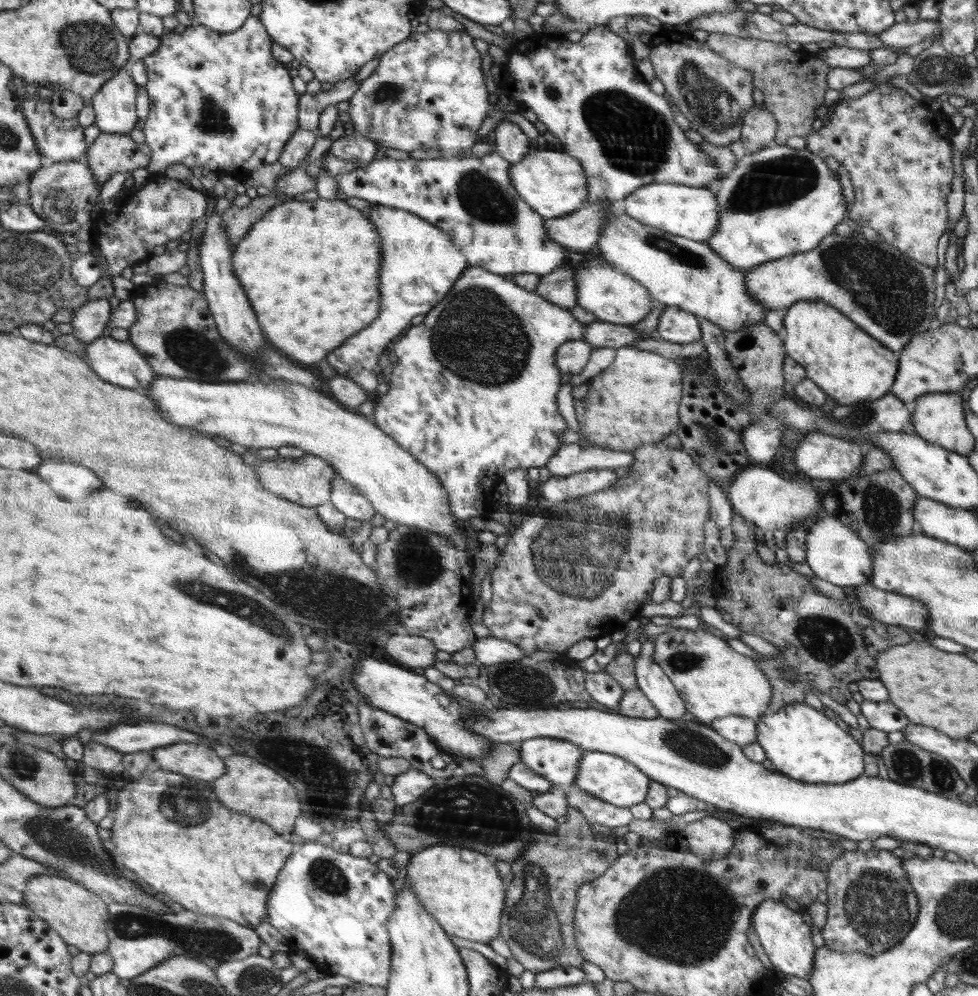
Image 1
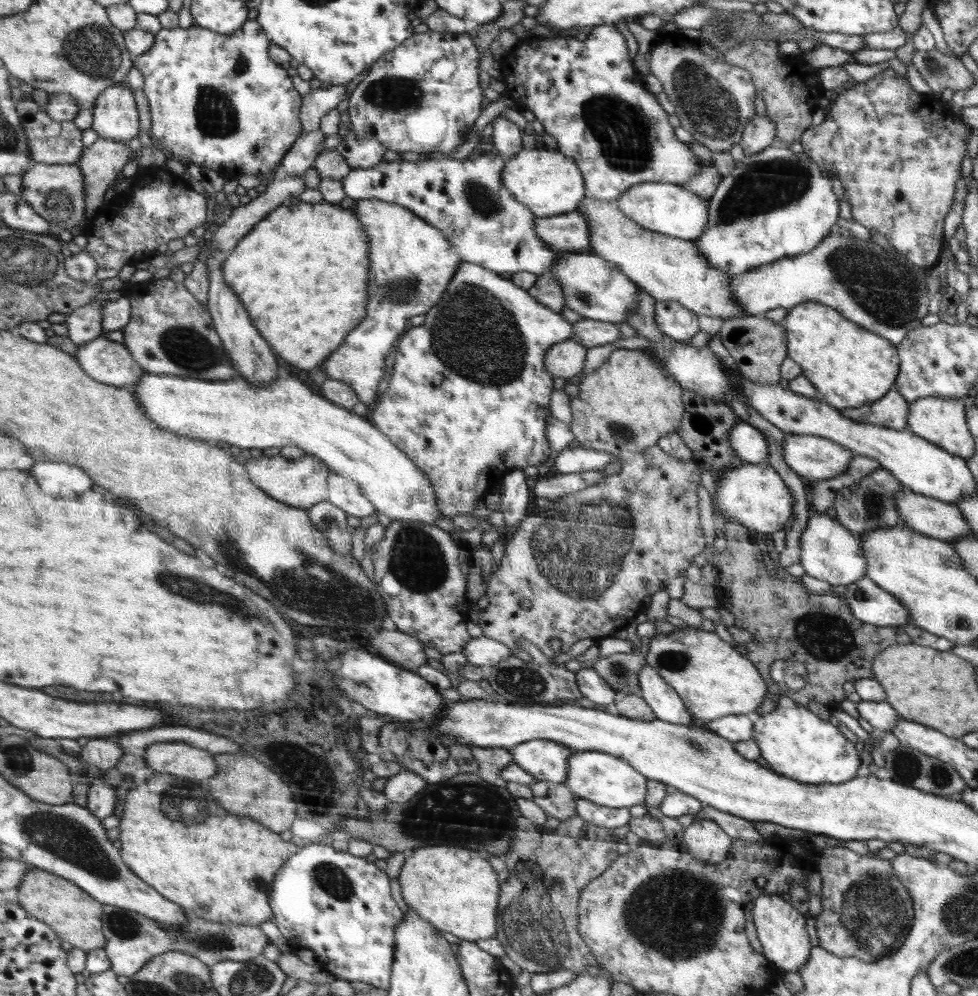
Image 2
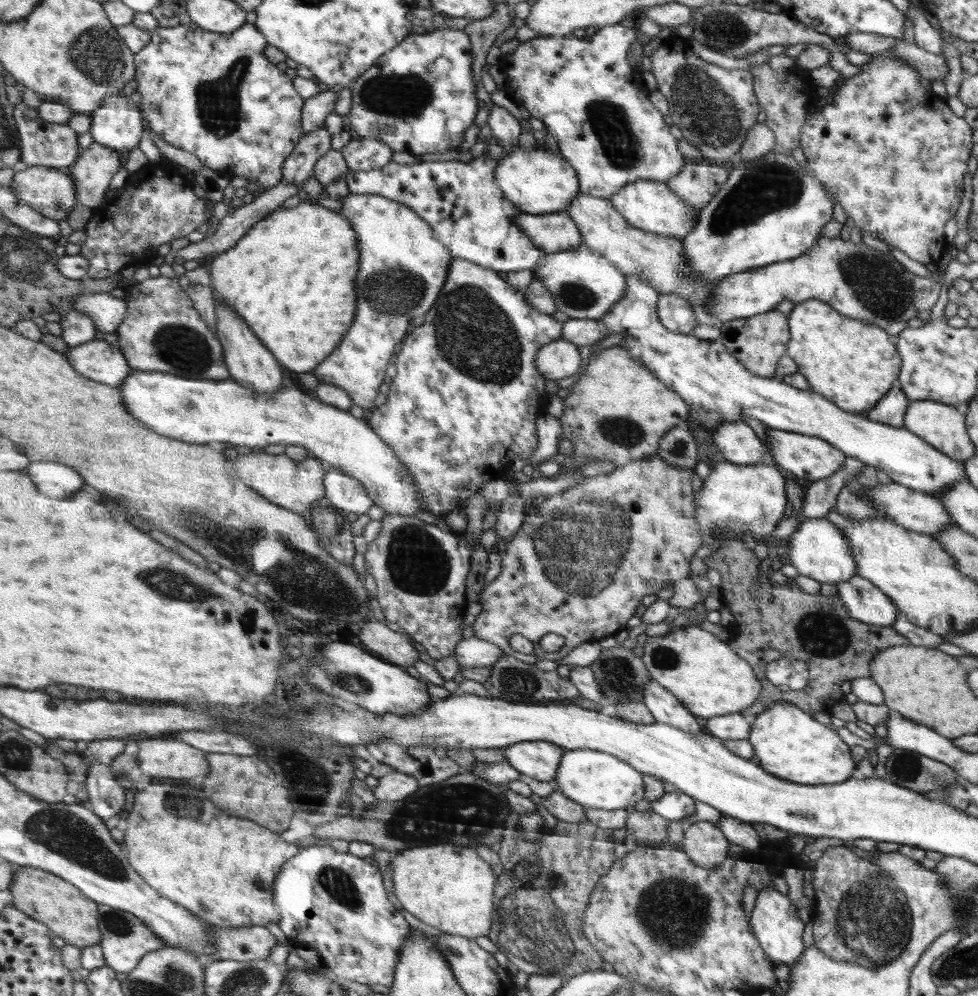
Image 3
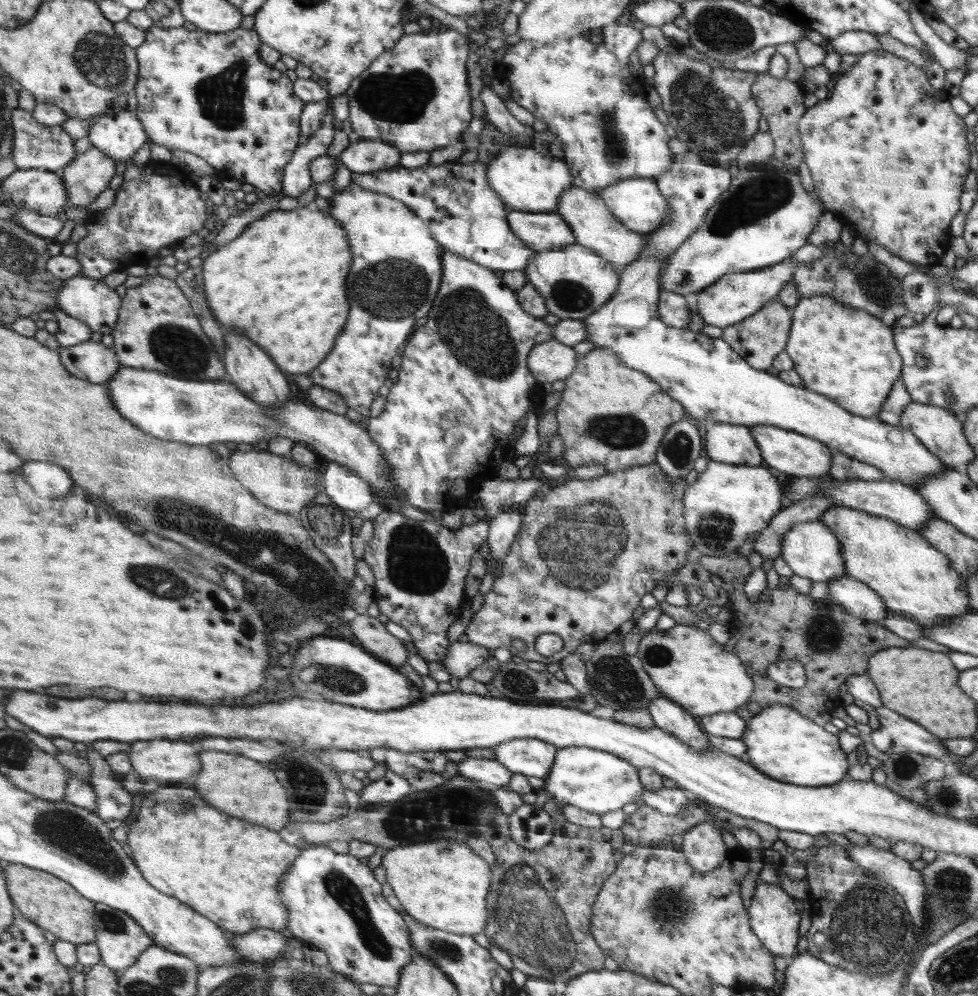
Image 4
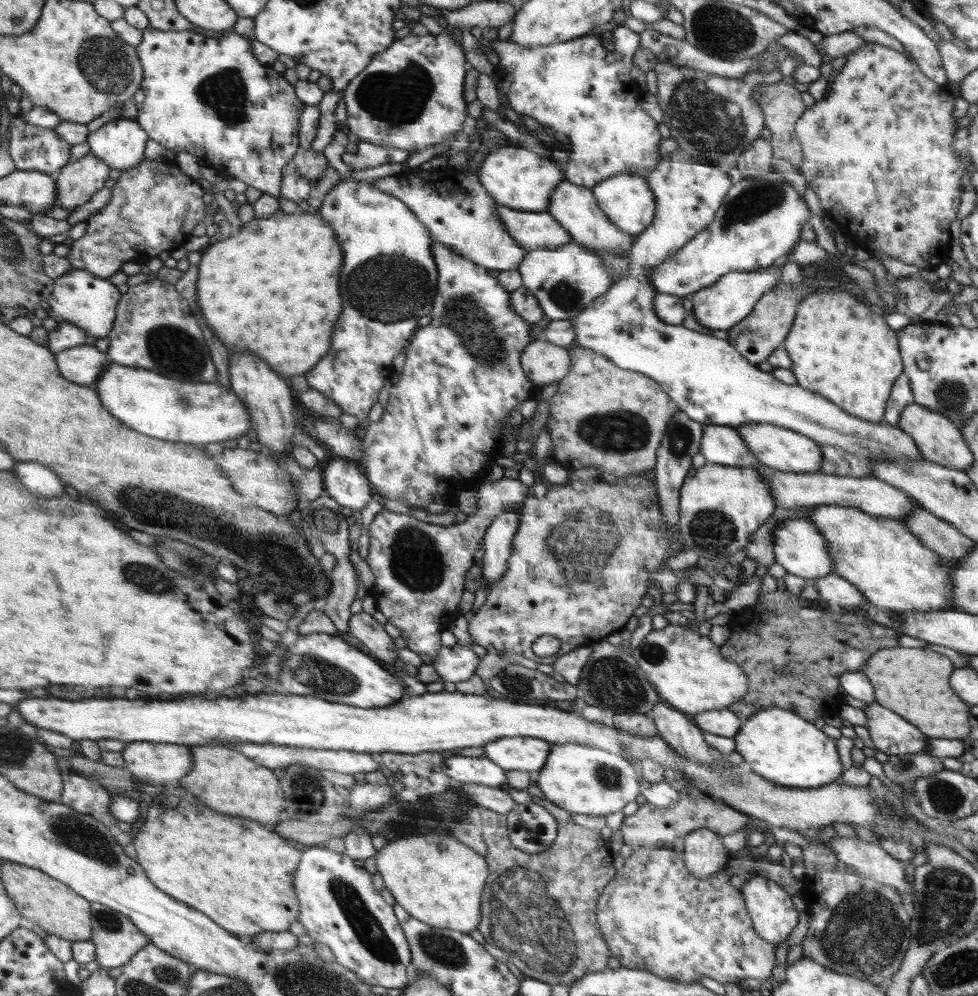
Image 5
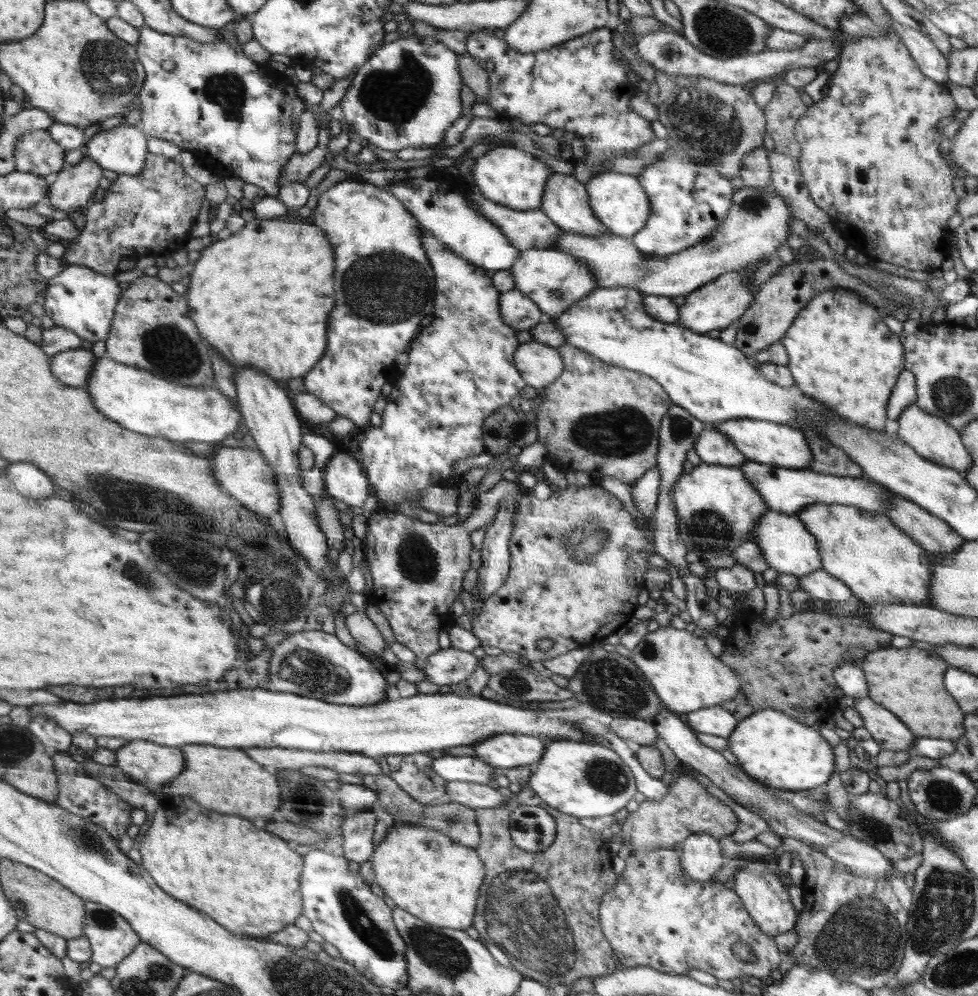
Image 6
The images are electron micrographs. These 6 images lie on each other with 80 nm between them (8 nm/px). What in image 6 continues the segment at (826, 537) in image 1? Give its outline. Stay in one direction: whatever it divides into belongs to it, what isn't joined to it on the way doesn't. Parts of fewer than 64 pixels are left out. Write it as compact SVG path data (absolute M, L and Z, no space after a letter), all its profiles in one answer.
M770 510L759 520L758 525L751 532L750 540L754 539L754 543L759 546L769 568L775 568L779 573L793 574L797 577L822 570L819 540L796 514L791 515Z

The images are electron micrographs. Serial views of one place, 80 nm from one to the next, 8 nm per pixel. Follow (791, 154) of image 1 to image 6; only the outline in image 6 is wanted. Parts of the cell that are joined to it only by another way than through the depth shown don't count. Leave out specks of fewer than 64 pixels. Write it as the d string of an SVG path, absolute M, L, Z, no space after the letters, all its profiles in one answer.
M774 184L762 188L744 185L736 191L732 201L731 210L727 212L719 228L709 236L709 240L666 258L645 257L629 237L615 234L587 237L564 231L563 238L550 247L586 260L598 277L600 286L604 288L626 286L639 289L646 295L690 295L692 291L704 287L720 275L730 271L743 272L748 264L755 264L764 257L771 258L785 243L788 220L794 212L791 212L791 203L776 193Z

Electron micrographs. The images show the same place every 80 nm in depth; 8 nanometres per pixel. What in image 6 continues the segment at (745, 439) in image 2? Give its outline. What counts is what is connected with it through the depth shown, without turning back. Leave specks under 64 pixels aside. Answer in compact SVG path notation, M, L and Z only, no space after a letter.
M710 423L705 424L693 449L700 461L705 464L739 467L750 462L731 439L728 439L720 429L712 427Z

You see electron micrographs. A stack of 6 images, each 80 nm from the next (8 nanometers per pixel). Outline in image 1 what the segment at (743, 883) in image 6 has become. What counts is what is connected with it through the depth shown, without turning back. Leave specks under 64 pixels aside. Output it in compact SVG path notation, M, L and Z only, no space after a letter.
M764 900L756 908L754 930L762 944L762 948L770 959L774 968L784 975L791 974L800 978L807 979L814 968L814 944L810 936L810 926L802 920L802 915L798 916L784 906L783 902L776 900Z

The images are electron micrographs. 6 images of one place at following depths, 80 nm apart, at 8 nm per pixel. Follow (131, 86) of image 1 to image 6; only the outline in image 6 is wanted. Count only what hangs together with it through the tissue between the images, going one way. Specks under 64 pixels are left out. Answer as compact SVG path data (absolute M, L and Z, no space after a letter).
M119 125L96 133L87 144L88 156L99 161L104 168L120 175L142 174L147 169L147 160L152 153L150 136L140 126Z

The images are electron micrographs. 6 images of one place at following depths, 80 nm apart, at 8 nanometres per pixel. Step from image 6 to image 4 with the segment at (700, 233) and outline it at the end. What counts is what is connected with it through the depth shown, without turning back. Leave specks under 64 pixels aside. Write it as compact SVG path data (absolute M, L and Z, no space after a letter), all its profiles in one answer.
M688 152L677 154L670 171L660 175L659 178L654 178L660 191L670 202L671 218L667 220L666 226L645 233L645 236L648 236L646 250L630 266L619 269L621 282L614 298L582 320L587 330L585 341L592 342L596 349L605 348L615 352L624 366L647 373L664 388L665 392L675 397L676 401L682 402L688 414L703 423L707 430L725 423L748 428L754 425L766 425L802 433L804 436L824 442L824 445L830 446L832 450L842 451L855 460L878 468L892 481L900 481L914 488L918 483L923 483L924 479L930 479L932 475L950 472L953 468L944 465L944 462L940 461L936 454L932 454L914 433L876 418L868 419L847 412L838 402L832 401L831 397L823 396L822 393L813 392L806 387L788 384L787 381L780 380L780 377L771 375L768 371L752 368L752 365L740 357L727 341L708 337L689 328L674 328L659 316L659 294L662 291L659 272L664 266L663 260L667 256L669 258L689 236L694 234L694 231L701 227L703 220L707 218L707 212L731 186L730 176L732 174L726 172L724 167L708 164L707 161L700 160L697 154Z

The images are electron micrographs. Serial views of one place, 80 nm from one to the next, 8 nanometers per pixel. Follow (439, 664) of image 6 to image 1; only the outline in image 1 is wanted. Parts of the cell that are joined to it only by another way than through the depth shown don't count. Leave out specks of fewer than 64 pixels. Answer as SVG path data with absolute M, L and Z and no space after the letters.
M493 636L479 638L471 646L474 651L474 664L489 665L498 662L514 662L524 658L524 651L516 644L504 639L494 638Z

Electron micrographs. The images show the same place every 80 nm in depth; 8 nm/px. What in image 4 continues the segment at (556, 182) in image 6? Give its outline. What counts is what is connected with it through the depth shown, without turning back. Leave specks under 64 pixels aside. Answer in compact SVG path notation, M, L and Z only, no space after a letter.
M572 186L572 192L568 192L564 204L560 204L559 215L571 225L580 246L599 253L618 269L630 266L646 250L648 236L624 225L599 194L587 192L587 189Z

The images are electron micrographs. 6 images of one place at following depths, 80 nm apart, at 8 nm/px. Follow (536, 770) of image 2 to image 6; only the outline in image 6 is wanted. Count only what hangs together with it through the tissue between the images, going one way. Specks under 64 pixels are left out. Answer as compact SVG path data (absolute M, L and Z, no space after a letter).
M504 733L492 735L482 743L472 745L476 757L499 770L514 767L536 766L542 758L546 744L534 735Z

